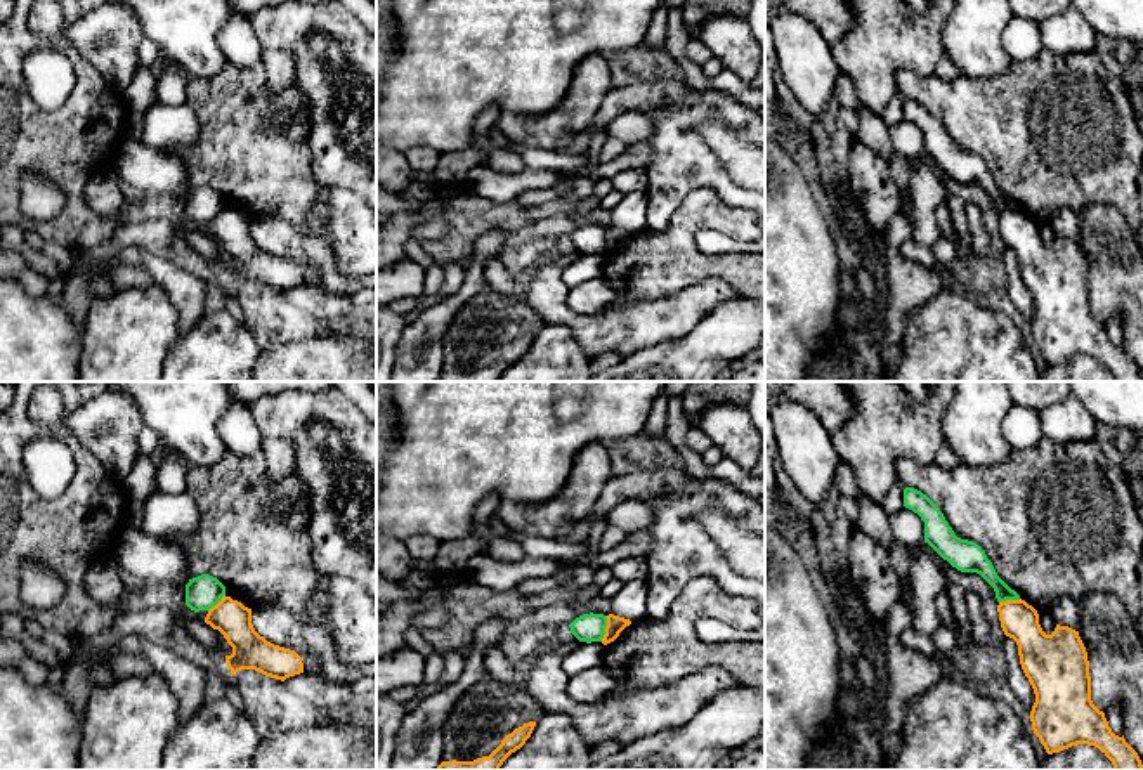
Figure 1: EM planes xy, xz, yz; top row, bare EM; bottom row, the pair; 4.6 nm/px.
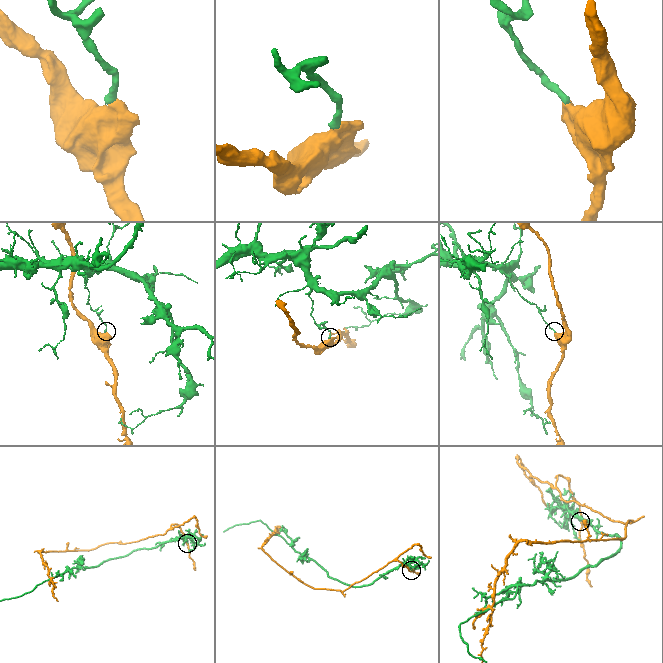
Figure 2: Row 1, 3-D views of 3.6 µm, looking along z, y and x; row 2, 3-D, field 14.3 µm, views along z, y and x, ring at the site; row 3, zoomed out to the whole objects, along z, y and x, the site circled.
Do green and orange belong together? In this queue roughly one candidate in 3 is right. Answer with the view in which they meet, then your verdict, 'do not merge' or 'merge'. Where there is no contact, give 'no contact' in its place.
xz | do not merge

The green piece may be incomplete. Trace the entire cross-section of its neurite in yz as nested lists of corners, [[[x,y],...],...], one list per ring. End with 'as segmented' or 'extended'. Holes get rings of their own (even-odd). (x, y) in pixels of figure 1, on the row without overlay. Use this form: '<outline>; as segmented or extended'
[[[904,101],[904,118],[924,134],[924,154],[961,184],[980,186],[996,203],[997,213],[1020,212],[996,184],[982,158],[954,146],[940,120],[921,102]]]; as segmented

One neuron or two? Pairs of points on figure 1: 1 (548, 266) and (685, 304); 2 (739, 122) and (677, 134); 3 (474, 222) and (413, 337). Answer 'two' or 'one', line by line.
1: one
2: one
3: two

